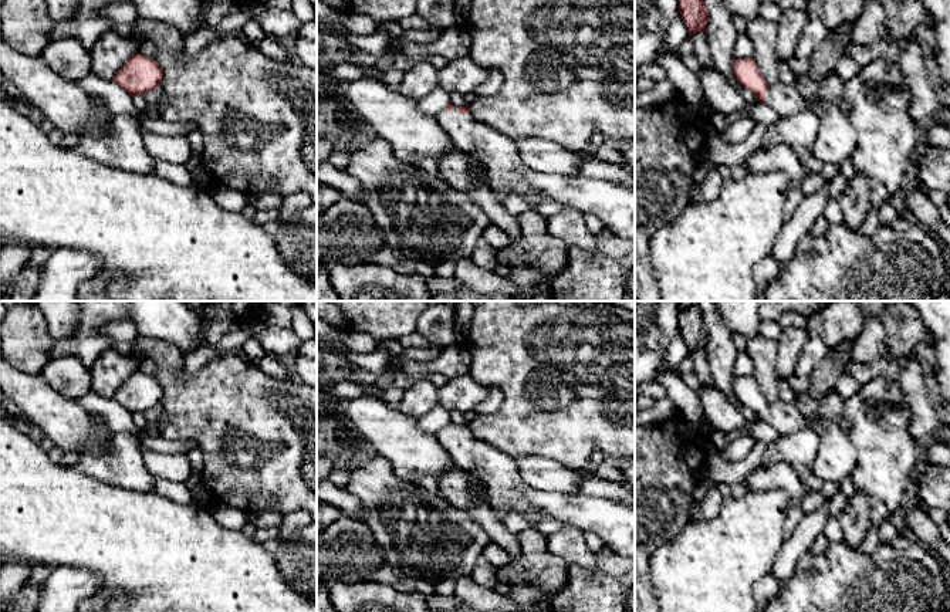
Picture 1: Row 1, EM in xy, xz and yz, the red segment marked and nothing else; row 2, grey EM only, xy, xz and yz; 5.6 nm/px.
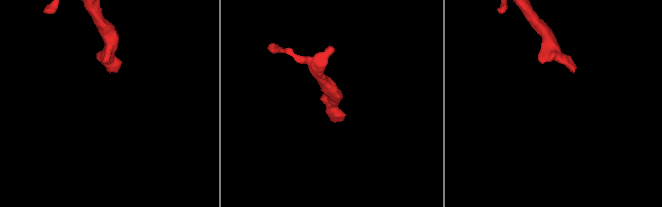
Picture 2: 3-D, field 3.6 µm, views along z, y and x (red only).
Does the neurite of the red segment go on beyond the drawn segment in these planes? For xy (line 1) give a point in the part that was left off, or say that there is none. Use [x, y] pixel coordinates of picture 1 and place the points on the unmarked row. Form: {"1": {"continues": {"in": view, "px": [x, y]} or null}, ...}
{"1": {"continues": null}}

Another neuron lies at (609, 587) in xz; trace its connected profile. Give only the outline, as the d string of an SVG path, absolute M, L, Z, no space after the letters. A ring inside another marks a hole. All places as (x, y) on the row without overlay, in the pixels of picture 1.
M604 547L594 568L569 565L567 585L550 602L550 612L635 612L635 558Z

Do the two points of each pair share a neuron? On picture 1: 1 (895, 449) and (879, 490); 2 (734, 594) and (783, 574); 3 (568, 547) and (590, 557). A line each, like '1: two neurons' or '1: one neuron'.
1: one neuron
2: two neurons
3: one neuron

